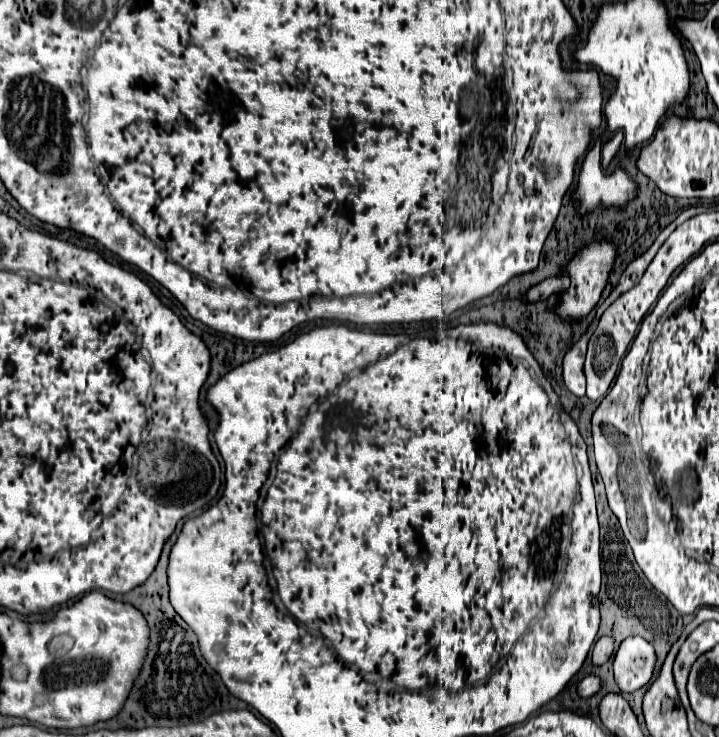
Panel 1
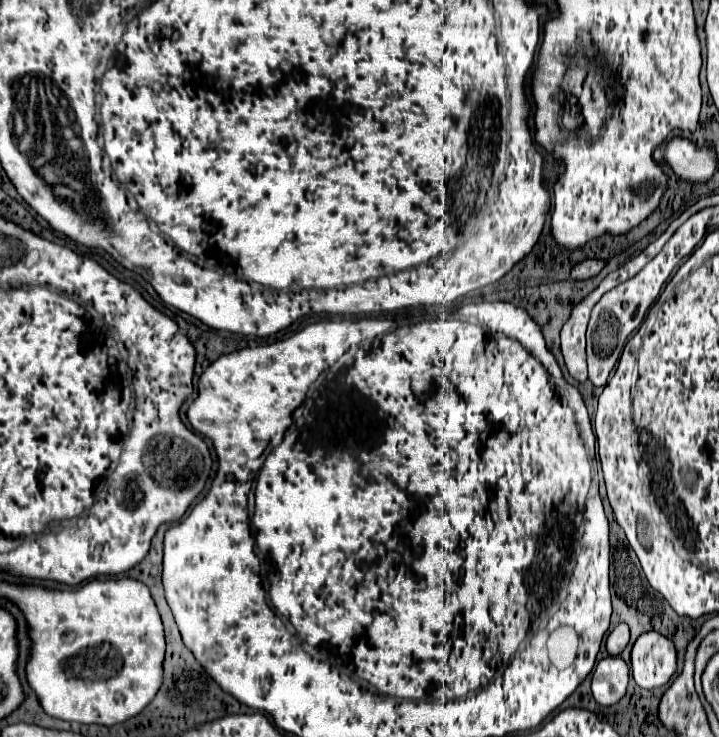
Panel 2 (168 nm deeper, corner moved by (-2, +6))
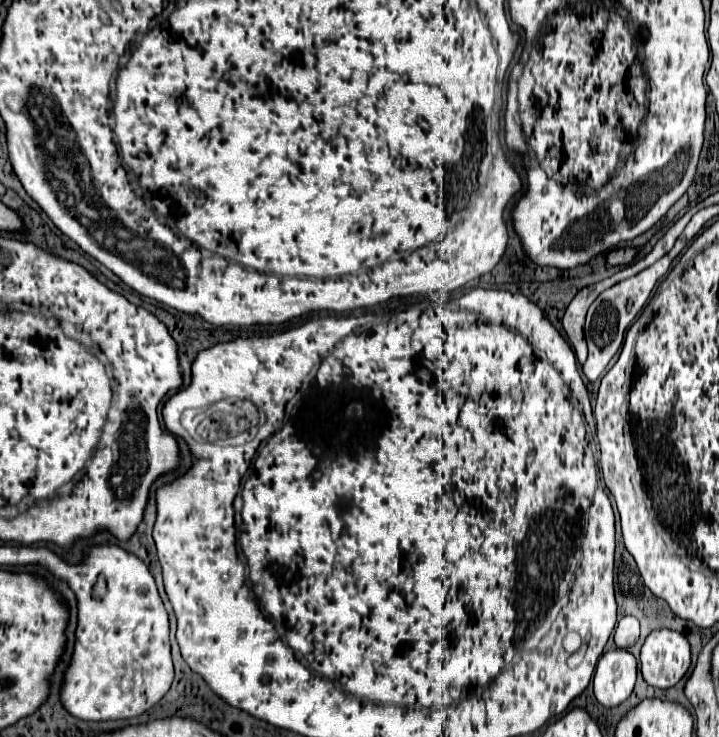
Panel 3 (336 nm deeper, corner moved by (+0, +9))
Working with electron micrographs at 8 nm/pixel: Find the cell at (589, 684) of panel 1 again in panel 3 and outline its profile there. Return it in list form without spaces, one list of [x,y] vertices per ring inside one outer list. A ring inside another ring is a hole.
[[[627,649],[603,653],[593,679],[593,691],[597,701],[603,707],[617,707],[631,695],[635,679],[637,659]]]

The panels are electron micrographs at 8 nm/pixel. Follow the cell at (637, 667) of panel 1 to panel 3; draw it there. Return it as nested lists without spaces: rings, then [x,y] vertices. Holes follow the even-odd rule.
[[[659,629],[653,631],[641,649],[643,679],[659,689],[677,685],[691,667],[691,647],[685,635]]]

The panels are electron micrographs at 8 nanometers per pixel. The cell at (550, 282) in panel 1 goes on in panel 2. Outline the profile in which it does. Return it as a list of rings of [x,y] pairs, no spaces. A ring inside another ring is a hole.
[[[583,260],[571,268],[571,278],[573,280],[587,280],[591,276],[597,276],[603,266],[605,266],[603,260]]]

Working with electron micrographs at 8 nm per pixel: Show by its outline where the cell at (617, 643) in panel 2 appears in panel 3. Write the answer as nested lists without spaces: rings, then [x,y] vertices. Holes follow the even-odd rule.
[[[623,617],[615,629],[615,645],[617,647],[633,647],[639,639],[639,621],[635,617]]]

